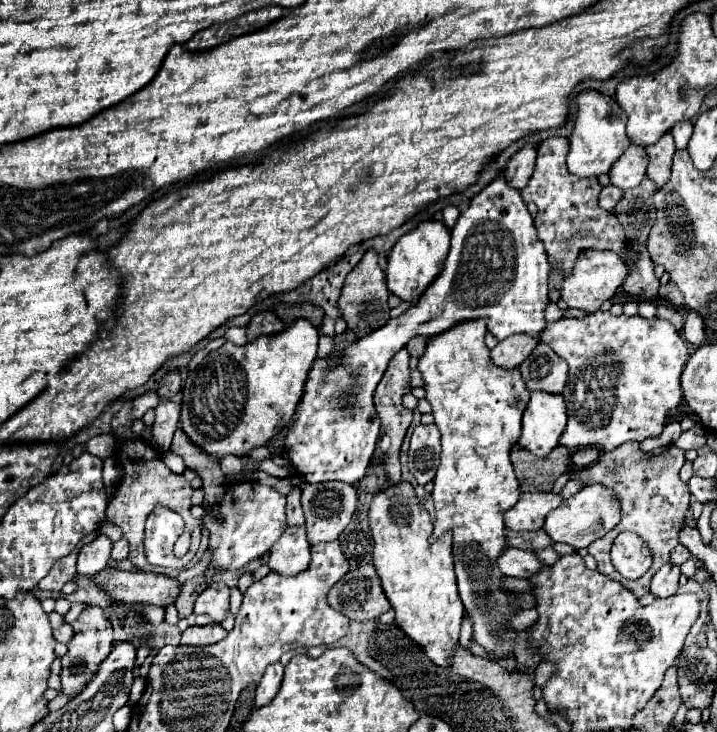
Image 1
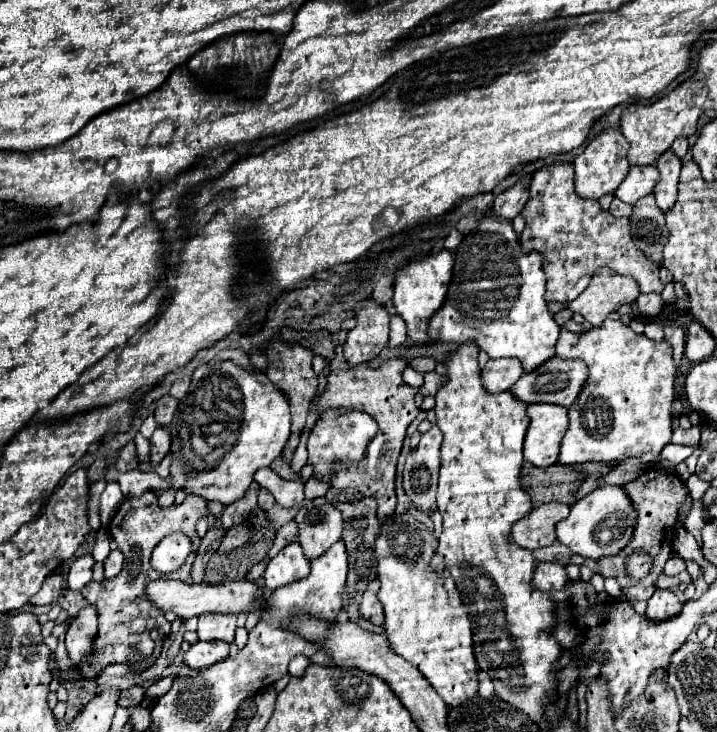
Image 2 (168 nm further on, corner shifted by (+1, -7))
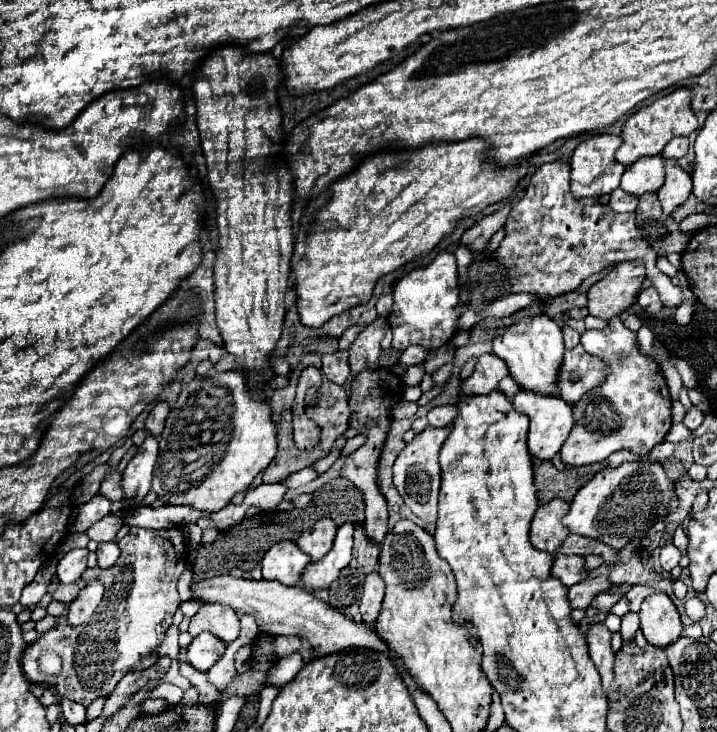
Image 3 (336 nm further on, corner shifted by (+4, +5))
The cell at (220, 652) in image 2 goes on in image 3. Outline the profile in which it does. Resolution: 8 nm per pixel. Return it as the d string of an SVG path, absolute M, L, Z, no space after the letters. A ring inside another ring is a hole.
M201 632L187 648L187 660L199 672L207 672L225 654L225 644L211 632Z

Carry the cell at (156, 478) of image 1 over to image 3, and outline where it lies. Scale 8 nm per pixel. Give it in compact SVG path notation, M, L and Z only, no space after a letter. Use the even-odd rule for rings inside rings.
M129 526L127 536L119 540L121 556L117 564L113 564L107 570L101 568L87 568L81 576L79 582L103 582L105 586L105 596L101 600L101 606L95 610L91 616L91 622L85 626L65 626L59 624L45 634L41 634L33 644L29 644L23 652L23 672L31 682L45 682L49 686L55 686L55 692L63 698L81 702L83 706L89 706L95 698L111 694L117 682L131 670L145 670L153 666L159 658L159 644L163 640L165 630L171 626L171 616L175 614L177 606L181 604L181 598L177 594L177 578L187 566L187 544L185 544L185 532L183 528L167 528L167 530L147 530L147 528L137 528ZM45 652L57 652L59 658L63 660L63 668L57 676L47 676L39 670L39 656Z

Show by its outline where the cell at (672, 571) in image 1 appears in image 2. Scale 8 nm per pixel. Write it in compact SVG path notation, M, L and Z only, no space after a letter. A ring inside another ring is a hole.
M656 590L652 598L648 600L646 618L658 624L658 622L678 616L680 610L682 610L682 602L676 598L676 594L672 594L670 590Z

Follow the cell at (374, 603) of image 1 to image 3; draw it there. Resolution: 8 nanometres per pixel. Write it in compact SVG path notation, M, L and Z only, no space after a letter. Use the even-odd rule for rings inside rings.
M371 572L365 578L363 596L359 602L359 612L363 616L363 622L373 624L377 620L379 610L381 610L381 602L383 602L383 592L385 592L385 584L383 584L381 576L377 572Z

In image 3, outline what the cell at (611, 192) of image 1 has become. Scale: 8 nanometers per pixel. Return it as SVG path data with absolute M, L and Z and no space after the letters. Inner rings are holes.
M617 188L617 190L611 192L611 202L609 202L609 206L611 206L615 212L635 212L635 208L637 208L637 196L627 194L627 192L623 192L621 188Z

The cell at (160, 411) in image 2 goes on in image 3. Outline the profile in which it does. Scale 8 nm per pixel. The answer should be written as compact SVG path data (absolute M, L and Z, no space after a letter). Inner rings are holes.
M157 402L157 404L153 406L153 410L149 412L149 416L147 416L145 430L151 432L153 436L159 436L161 430L163 430L163 426L165 426L165 418L167 418L169 410L171 410L171 406L169 406L167 402Z

